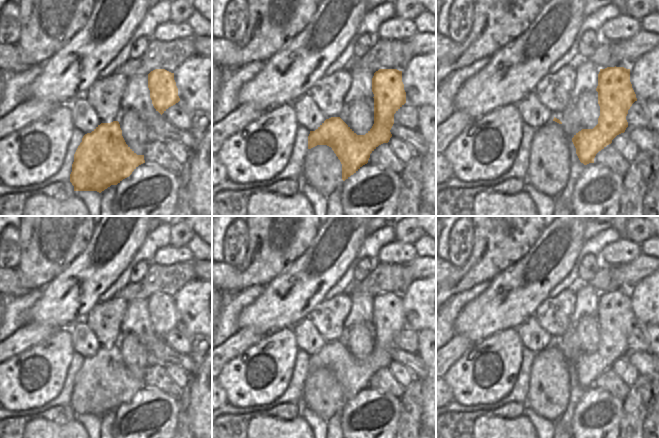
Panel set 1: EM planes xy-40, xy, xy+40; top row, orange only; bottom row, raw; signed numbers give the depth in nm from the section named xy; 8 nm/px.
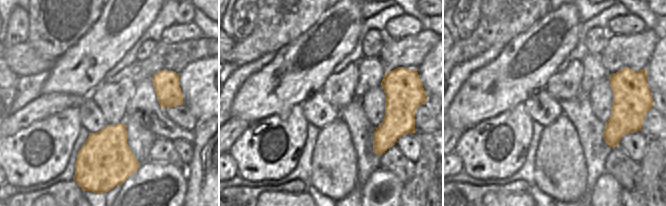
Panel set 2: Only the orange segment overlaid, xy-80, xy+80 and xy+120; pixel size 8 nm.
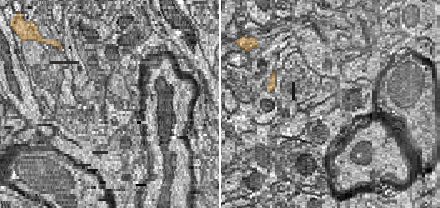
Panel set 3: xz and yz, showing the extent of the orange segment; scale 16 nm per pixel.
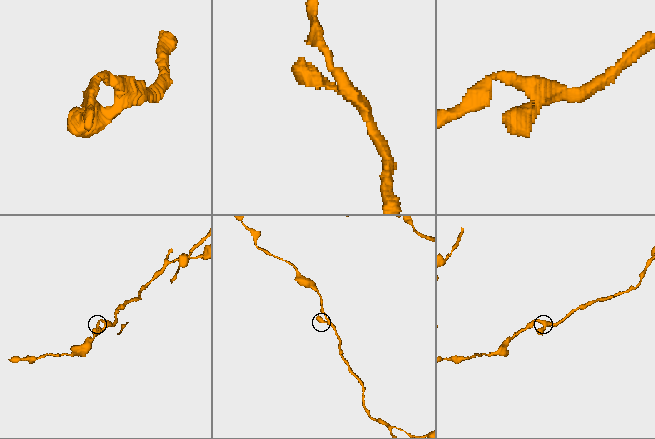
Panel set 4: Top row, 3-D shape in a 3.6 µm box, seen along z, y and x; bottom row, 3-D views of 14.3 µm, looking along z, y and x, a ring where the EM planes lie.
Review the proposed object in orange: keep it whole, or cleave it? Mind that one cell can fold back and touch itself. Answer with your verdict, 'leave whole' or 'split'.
leave whole

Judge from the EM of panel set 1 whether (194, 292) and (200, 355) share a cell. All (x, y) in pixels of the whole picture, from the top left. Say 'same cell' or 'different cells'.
different cells

